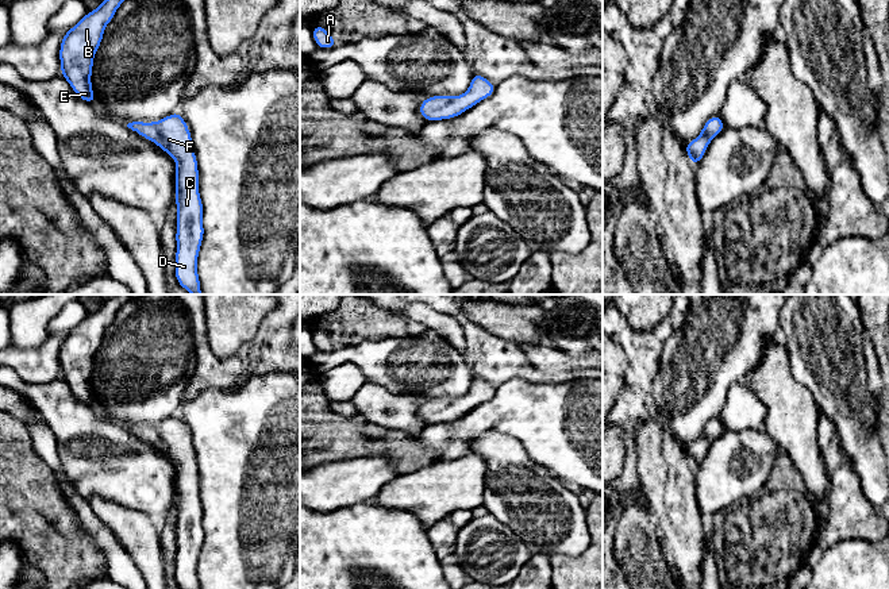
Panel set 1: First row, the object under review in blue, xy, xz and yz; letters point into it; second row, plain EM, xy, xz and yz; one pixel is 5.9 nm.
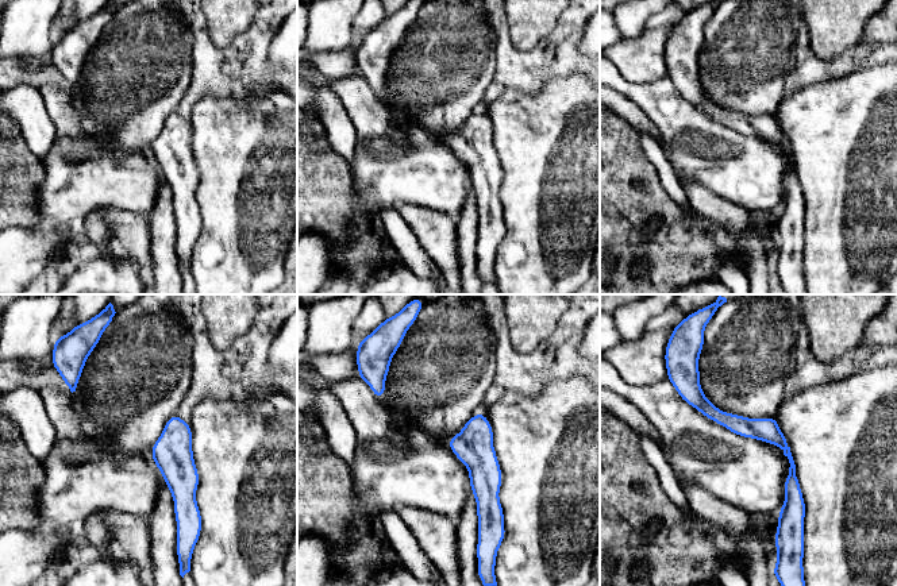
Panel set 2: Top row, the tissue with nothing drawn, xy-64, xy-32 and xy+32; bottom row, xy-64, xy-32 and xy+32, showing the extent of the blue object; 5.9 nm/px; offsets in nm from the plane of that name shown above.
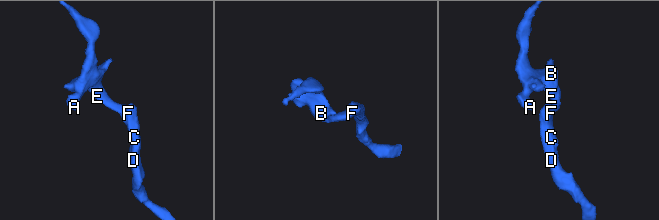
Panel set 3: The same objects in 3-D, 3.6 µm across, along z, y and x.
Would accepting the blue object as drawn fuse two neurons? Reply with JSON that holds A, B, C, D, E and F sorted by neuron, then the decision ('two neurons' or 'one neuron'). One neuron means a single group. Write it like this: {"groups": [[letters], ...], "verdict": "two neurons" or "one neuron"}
{"groups": [["A", "B", "C", "D", "E", "F"]], "verdict": "one neuron"}

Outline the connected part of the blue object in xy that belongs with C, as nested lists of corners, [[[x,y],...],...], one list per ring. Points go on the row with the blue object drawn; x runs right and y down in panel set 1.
[[[180,112],[159,122],[132,122],[127,124],[134,132],[158,145],[176,162],[176,266],[178,285],[192,294],[201,294],[197,273],[197,257],[204,238],[204,207],[199,193],[199,168],[192,135]]]

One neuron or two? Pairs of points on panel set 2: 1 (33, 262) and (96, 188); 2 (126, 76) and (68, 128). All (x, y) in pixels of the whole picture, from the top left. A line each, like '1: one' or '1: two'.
1: one
2: two

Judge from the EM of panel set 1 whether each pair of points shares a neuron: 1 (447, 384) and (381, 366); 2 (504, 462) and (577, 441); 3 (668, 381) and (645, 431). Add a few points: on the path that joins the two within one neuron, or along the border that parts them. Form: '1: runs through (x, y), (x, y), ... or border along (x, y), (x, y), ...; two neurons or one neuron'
1: runs through (431, 380), (397, 377); one neuron
2: border along (504, 435), (514, 437), (526, 453), (553, 476); two neurons
3: border along (659, 424), (664, 430); two neurons

